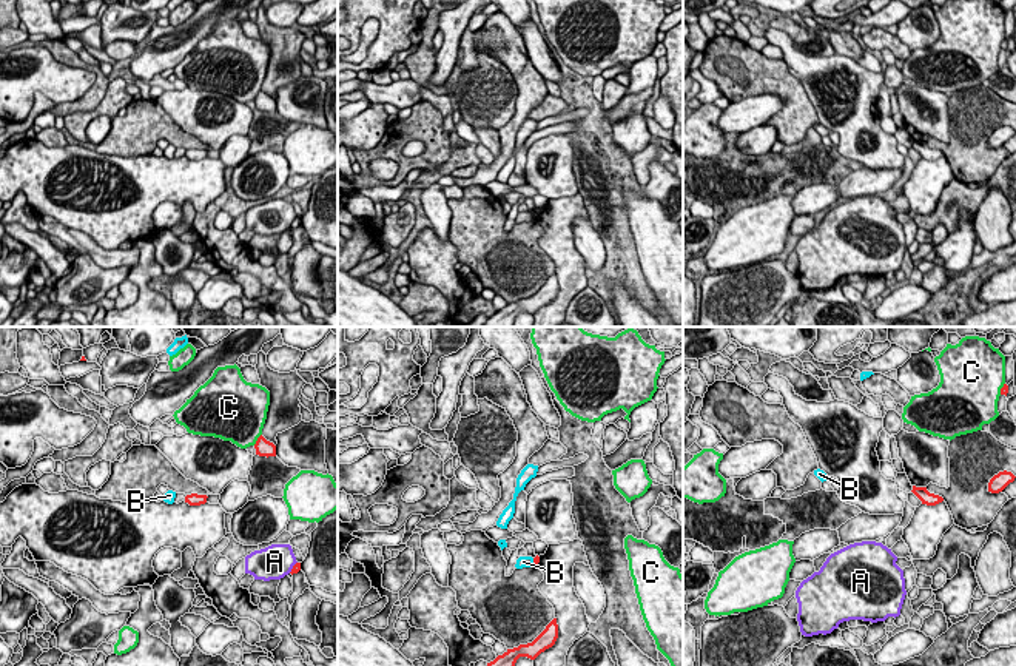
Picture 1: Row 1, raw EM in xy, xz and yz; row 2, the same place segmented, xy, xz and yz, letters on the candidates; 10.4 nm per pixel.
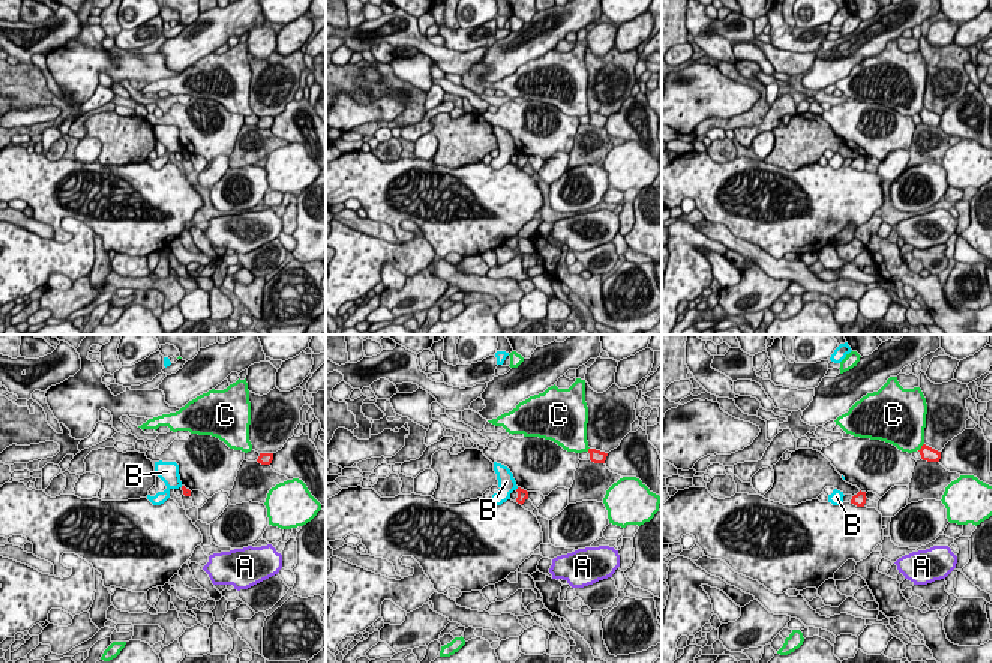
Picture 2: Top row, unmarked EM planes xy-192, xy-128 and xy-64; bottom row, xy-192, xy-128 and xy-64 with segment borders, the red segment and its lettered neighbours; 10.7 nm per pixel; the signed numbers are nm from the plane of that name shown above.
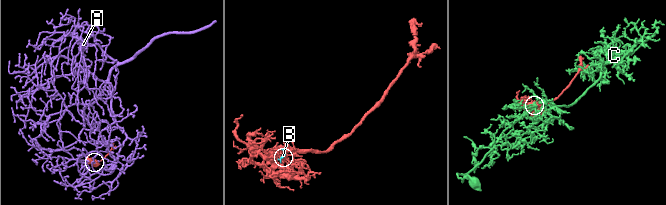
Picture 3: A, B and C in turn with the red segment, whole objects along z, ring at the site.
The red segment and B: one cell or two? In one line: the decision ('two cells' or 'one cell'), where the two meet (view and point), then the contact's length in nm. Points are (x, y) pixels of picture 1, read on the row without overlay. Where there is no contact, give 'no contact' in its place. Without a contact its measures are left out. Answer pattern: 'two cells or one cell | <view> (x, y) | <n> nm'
two cells | xz (534, 216) | 90 nm

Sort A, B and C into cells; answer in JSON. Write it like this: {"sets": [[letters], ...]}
{"sets": [["A"], ["B"], ["C"]]}

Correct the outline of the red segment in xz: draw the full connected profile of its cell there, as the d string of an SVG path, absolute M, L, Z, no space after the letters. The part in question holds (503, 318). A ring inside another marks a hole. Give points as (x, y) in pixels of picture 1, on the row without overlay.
M553 273L532 298L507 304L503 310L498 310L493 316L487 318L483 327L513 327L515 318L520 311L535 314L541 307L552 302L557 293L558 279L557 273Z

